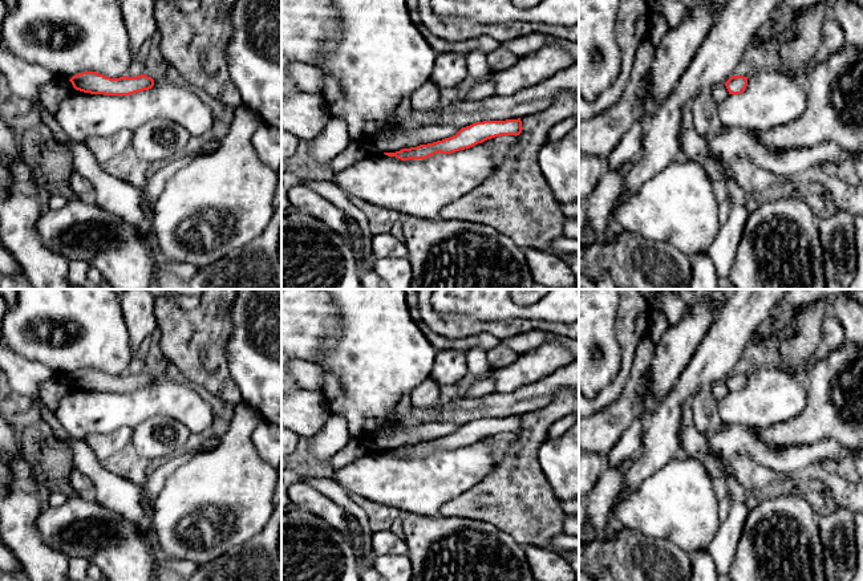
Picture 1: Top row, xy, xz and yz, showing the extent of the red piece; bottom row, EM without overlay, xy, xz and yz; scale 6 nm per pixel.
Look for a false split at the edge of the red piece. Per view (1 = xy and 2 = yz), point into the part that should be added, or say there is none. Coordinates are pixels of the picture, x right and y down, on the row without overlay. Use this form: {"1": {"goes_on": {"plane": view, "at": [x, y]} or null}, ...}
{"1": {"goes_on": null}, "2": {"goes_on": null}}

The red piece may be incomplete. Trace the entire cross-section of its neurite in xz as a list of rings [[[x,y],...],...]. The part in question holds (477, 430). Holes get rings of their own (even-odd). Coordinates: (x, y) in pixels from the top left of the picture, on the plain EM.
[[[483,418],[462,424],[455,432],[417,444],[402,446],[396,450],[384,450],[388,454],[396,454],[401,458],[426,456],[434,451],[451,451],[459,447],[470,446],[487,436],[501,432],[519,432],[522,430],[522,418]]]

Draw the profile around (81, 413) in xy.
[[[163,374],[153,377],[151,386],[130,393],[90,391],[74,386],[61,398],[54,417],[69,435],[82,439],[90,434],[109,434],[121,427],[134,428],[151,417],[170,417],[183,423],[191,434],[200,434],[212,427],[212,407],[193,387]]]

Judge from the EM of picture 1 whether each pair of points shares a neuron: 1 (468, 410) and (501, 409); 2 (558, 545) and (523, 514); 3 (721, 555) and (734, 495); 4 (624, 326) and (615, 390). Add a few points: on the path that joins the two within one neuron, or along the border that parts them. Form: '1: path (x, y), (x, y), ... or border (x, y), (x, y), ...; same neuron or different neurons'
1: path (475, 409), (493, 409); same neuron
2: border (564, 532), (552, 540), (551, 549); different neurons
3: path (726, 540), (736, 519), (736, 510); same neuron
4: path (626, 342), (626, 365), (622, 374); same neuron

